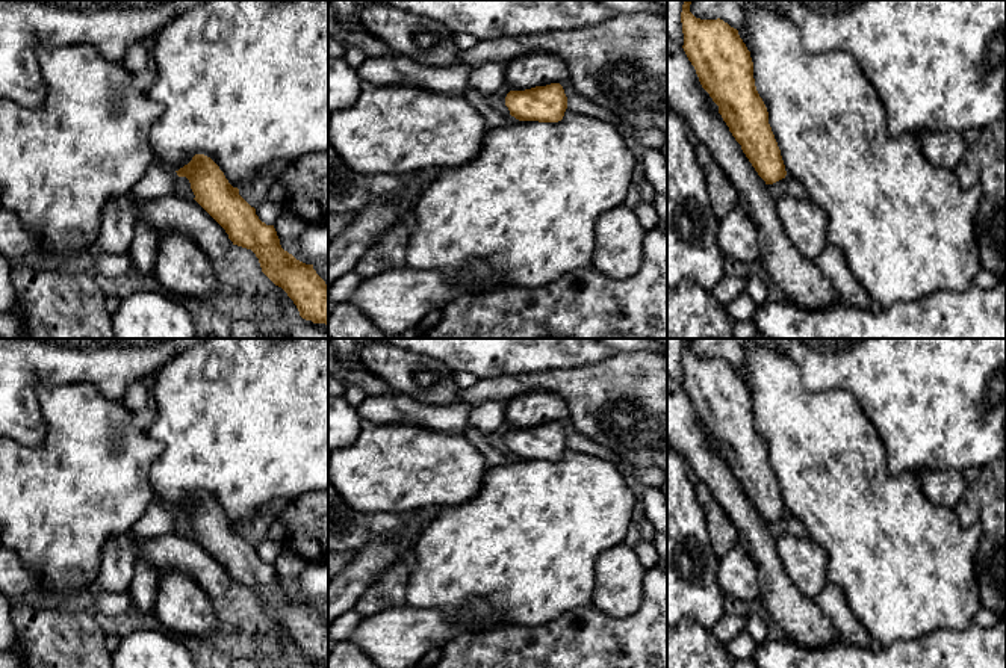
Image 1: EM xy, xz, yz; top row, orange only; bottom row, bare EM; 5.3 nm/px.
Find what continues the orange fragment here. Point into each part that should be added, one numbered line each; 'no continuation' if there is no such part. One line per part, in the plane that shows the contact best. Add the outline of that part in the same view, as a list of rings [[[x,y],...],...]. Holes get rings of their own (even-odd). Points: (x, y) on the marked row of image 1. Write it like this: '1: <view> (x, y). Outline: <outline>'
no continuation

